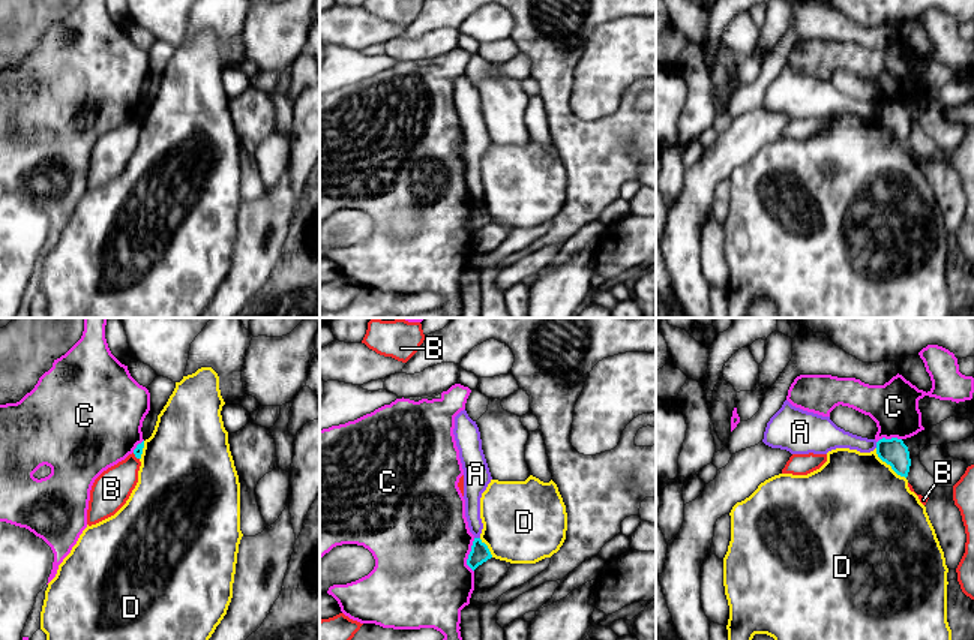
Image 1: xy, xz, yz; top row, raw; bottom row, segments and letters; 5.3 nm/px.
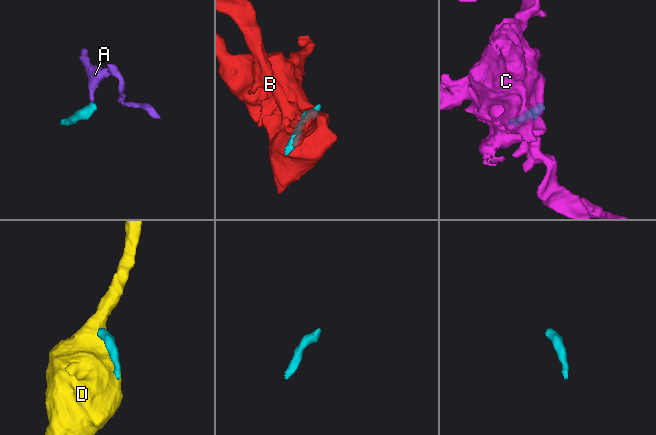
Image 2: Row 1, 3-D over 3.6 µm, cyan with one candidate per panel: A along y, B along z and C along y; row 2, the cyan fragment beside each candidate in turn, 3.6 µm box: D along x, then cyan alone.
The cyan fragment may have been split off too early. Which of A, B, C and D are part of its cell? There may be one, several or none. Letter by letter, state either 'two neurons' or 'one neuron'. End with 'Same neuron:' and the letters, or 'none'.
A: two neurons
B: two neurons
C: two neurons
D: two neurons
Same neuron: none

